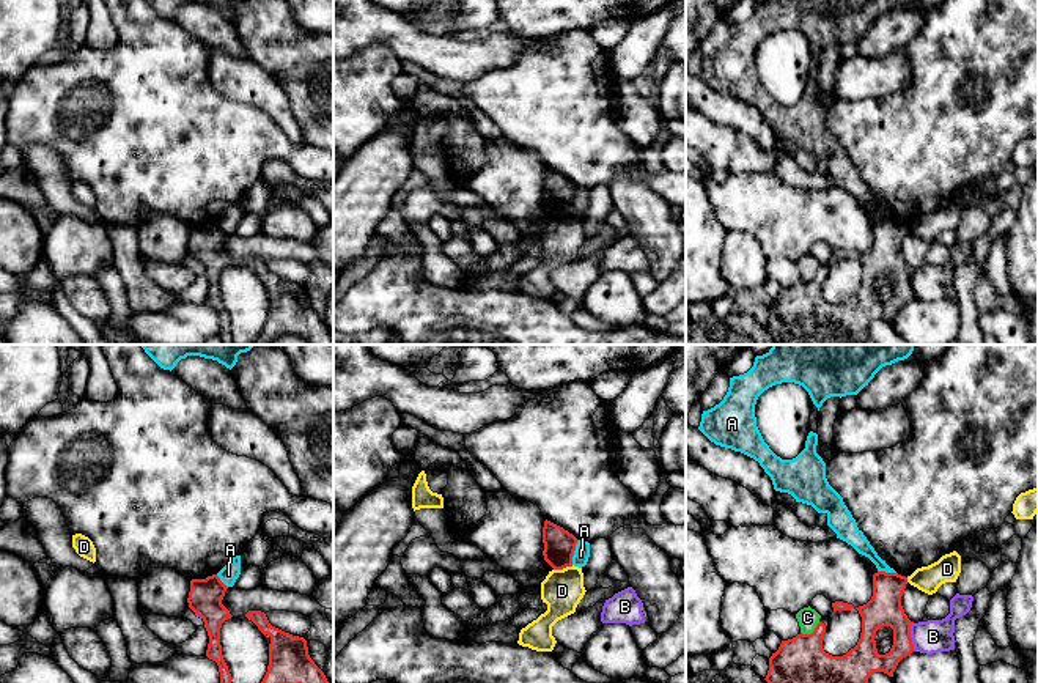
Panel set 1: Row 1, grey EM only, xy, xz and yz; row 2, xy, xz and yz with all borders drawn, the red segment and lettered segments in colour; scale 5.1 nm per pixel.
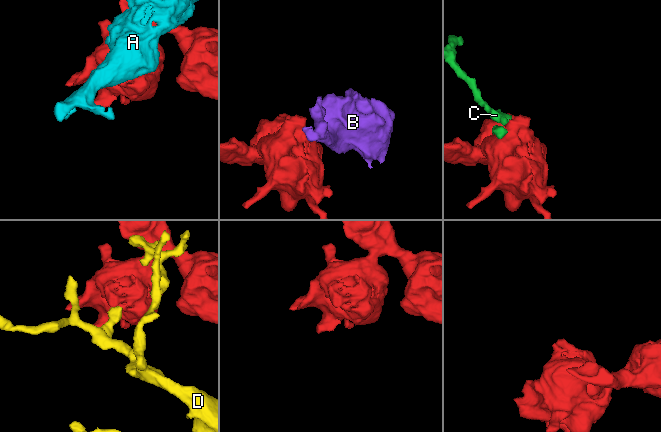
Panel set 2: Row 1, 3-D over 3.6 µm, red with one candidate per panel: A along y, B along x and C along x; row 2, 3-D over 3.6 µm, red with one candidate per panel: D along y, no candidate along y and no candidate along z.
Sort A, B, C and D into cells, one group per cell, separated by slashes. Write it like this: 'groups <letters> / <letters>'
groups A / B / C / D

